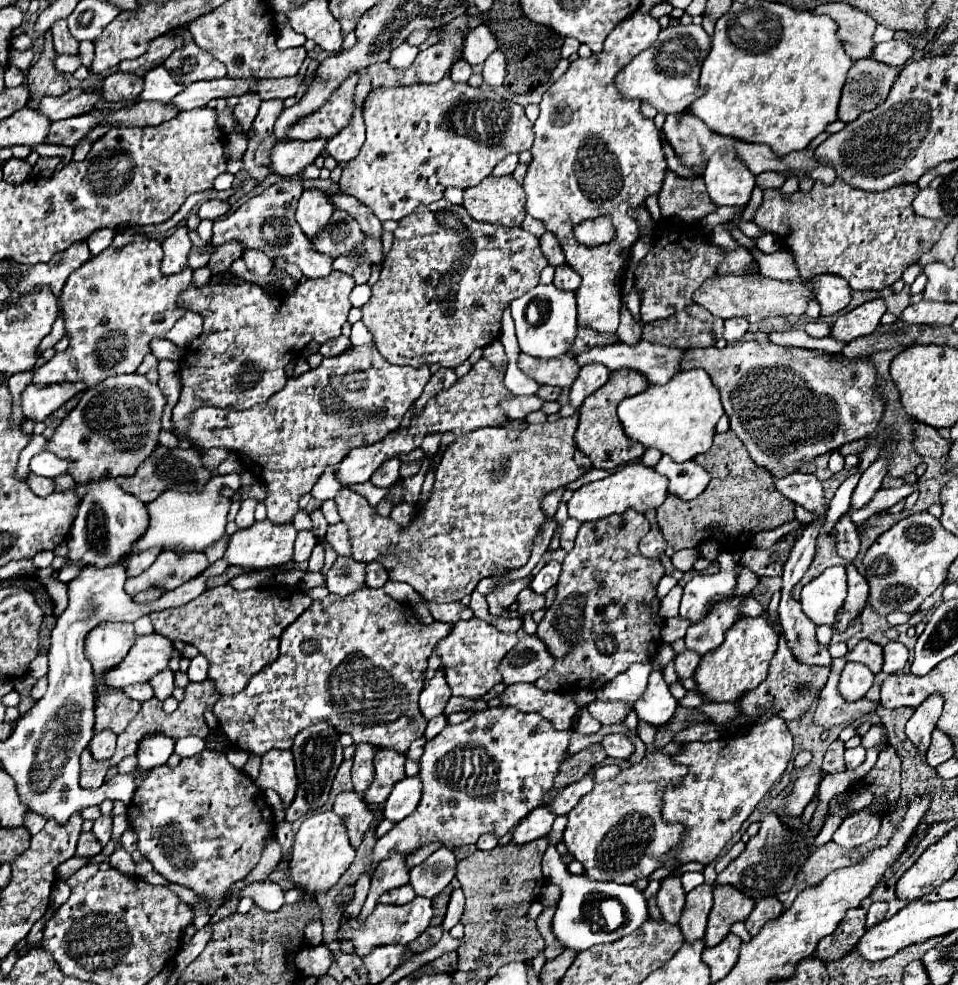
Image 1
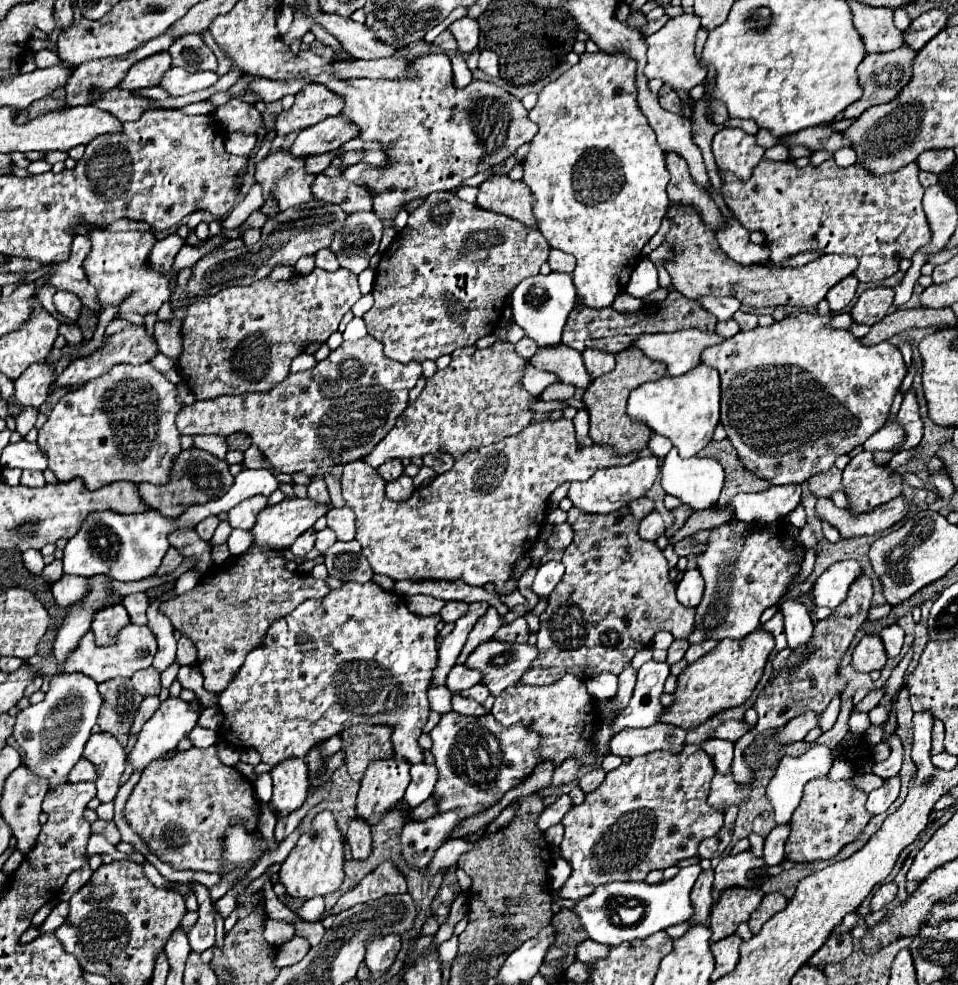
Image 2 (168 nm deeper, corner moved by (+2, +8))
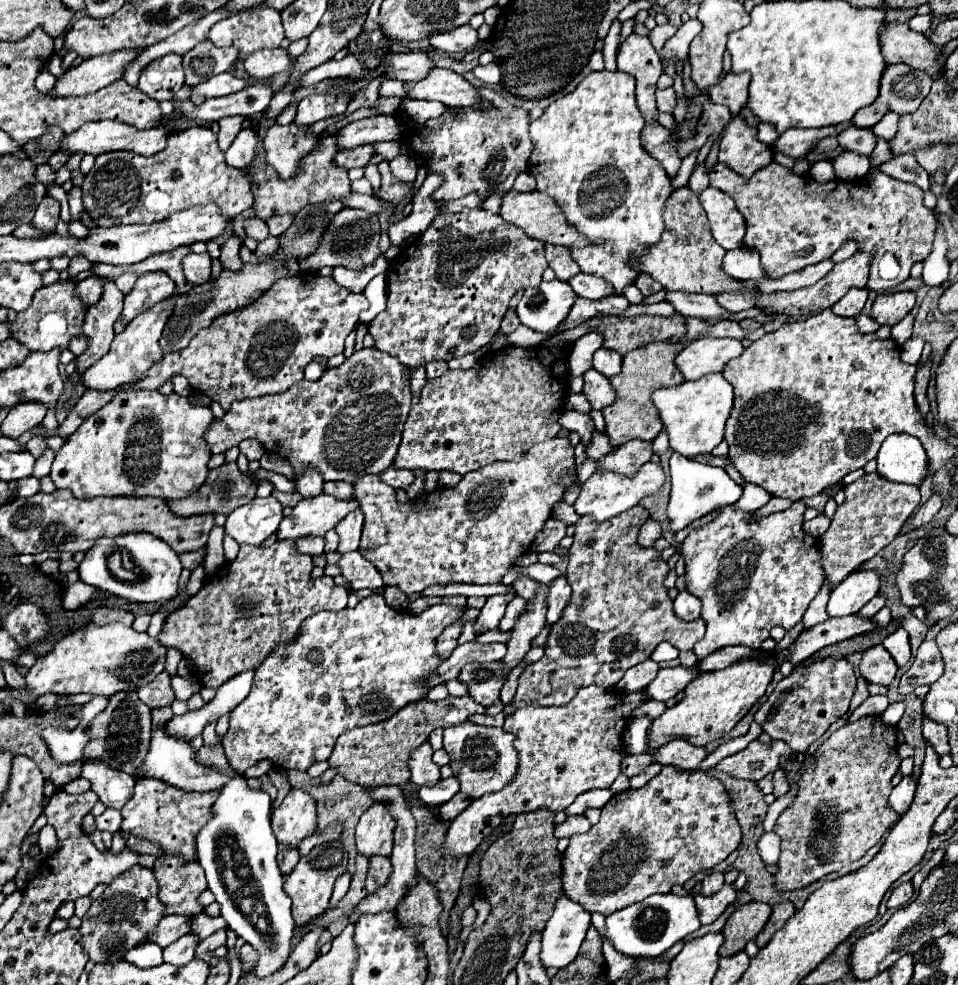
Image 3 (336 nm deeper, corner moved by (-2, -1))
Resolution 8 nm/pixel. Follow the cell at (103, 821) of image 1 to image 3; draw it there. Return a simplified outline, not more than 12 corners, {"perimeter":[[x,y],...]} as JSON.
{"perimeter":[[106,808],[96,818],[98,830],[120,830],[120,810]]}

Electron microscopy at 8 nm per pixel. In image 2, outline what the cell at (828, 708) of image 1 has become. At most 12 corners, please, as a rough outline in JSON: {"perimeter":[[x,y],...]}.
{"perimeter":[[804,713],[774,733],[782,745],[802,741],[816,727],[816,713]]}

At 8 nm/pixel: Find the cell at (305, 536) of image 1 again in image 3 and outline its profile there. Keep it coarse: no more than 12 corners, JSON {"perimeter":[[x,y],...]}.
{"perimeter":[[302,538],[296,542],[300,554],[324,552],[324,538]]}

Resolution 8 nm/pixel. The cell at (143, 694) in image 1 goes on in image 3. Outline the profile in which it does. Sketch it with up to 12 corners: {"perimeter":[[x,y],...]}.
{"perimeter":[[158,674],[138,690],[150,708],[170,706],[174,692],[170,674]]}

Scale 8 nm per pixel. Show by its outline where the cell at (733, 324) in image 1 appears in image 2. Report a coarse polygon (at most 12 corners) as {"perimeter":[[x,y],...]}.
{"perimeter":[[708,295],[696,299],[718,321],[740,309],[734,297]]}

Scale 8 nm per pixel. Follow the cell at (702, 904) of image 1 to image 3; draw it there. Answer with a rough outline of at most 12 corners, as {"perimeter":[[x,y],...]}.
{"perimeter":[[722,872],[702,880],[702,896],[712,896],[724,886]]}

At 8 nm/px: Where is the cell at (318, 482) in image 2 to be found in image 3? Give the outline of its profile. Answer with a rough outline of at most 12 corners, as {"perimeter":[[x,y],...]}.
{"perimeter":[[316,470],[298,478],[298,492],[304,498],[322,494],[324,480]]}

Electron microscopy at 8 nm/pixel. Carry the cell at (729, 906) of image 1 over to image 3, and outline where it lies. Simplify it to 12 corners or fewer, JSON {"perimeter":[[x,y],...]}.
{"perimeter":[[738,906],[722,928],[720,956],[744,950],[764,928],[772,908]]}

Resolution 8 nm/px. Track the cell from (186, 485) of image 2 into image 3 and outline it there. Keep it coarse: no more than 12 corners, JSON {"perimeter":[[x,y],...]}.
{"perimeter":[[238,466],[208,472],[200,490],[168,502],[176,516],[230,514],[256,484]]}

